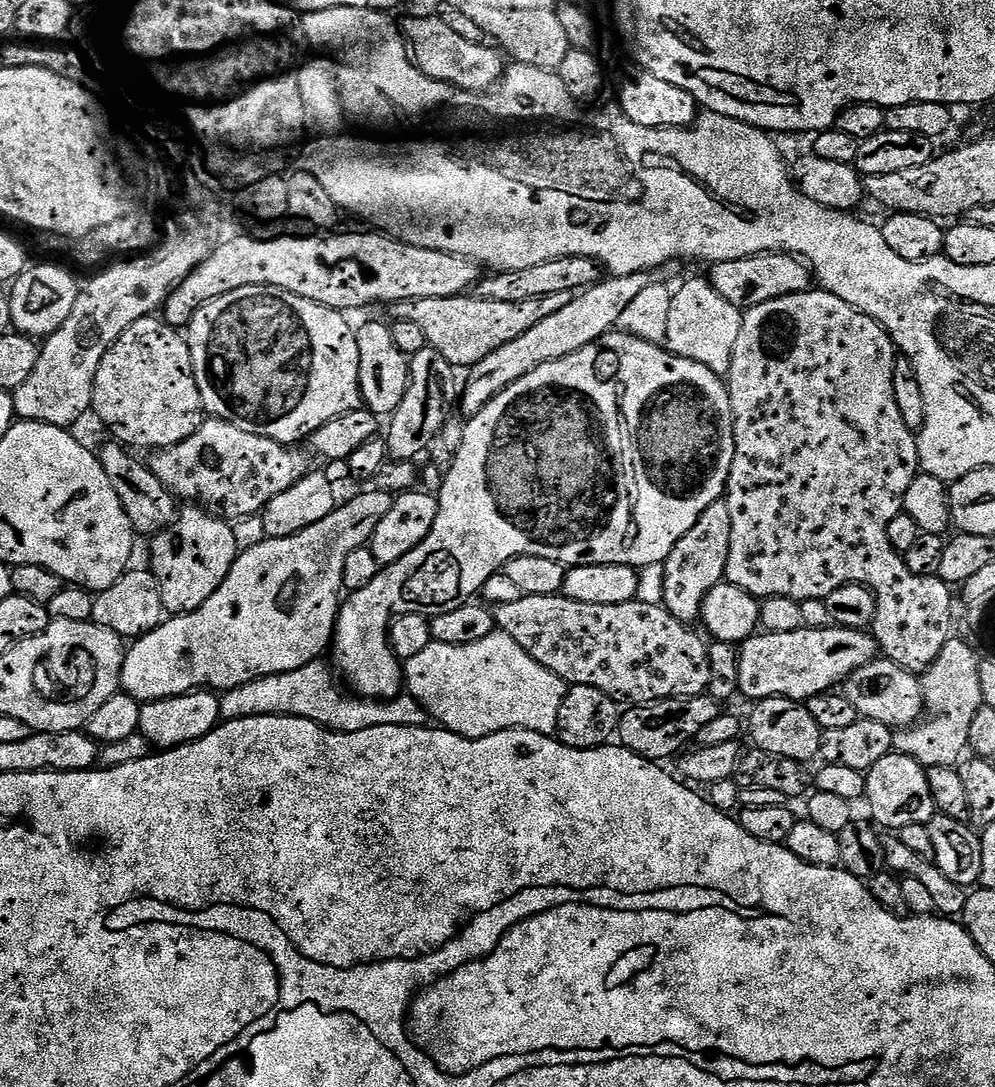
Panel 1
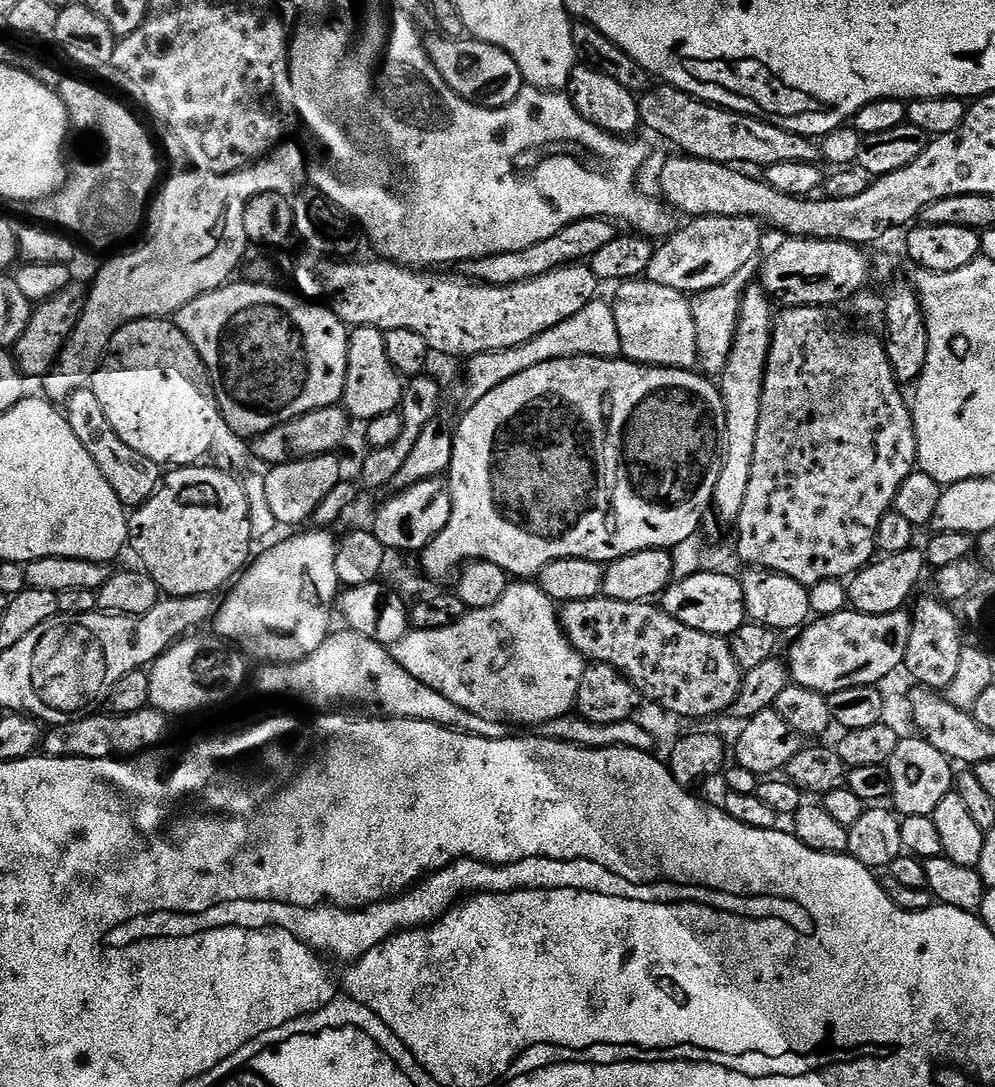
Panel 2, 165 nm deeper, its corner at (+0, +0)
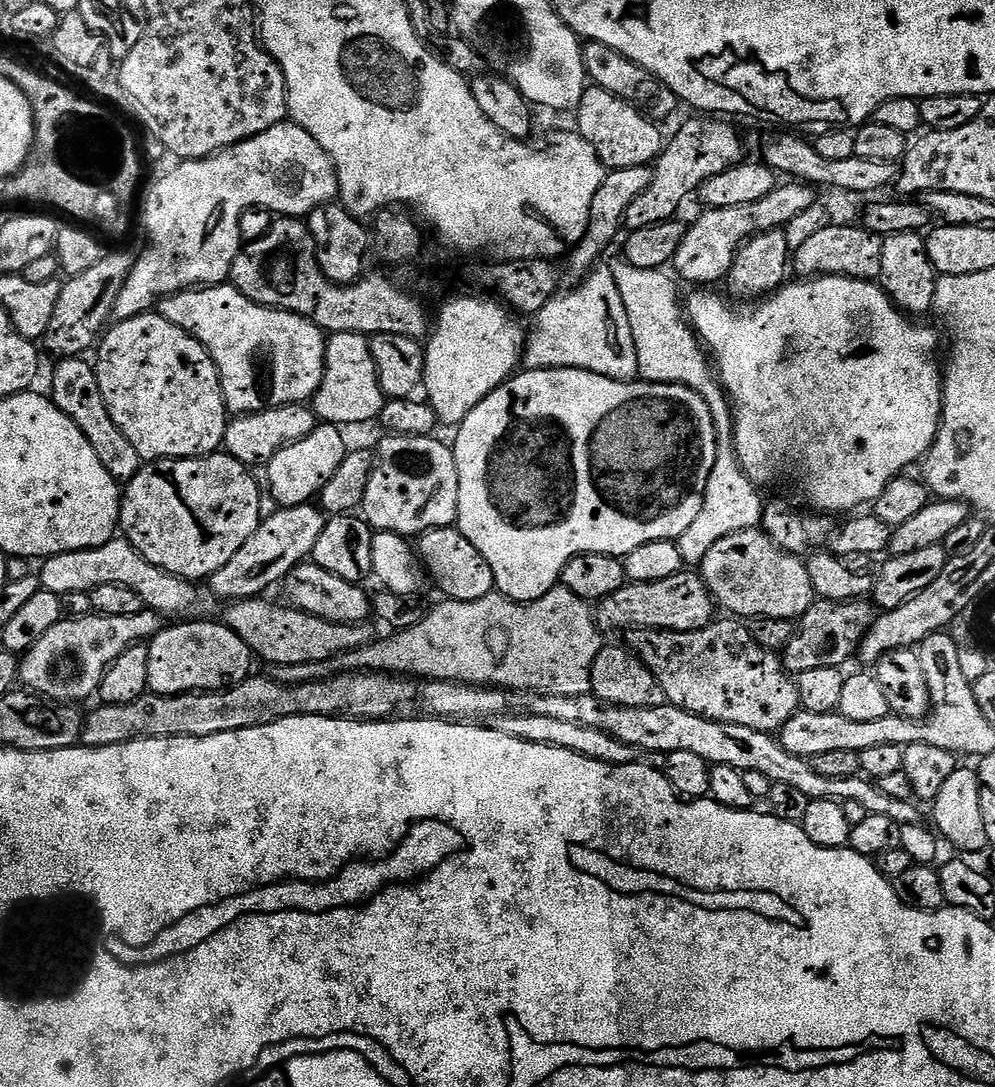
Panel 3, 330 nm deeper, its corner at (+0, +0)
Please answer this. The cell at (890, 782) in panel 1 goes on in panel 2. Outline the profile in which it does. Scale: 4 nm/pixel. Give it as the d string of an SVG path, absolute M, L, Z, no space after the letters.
M919 735L901 738L898 750L890 754L890 762L886 765L892 795L890 804L901 817L905 816L931 816L938 810L938 802L946 798L946 794L954 788L953 761L948 760L942 750L934 750L930 742L926 742Z

